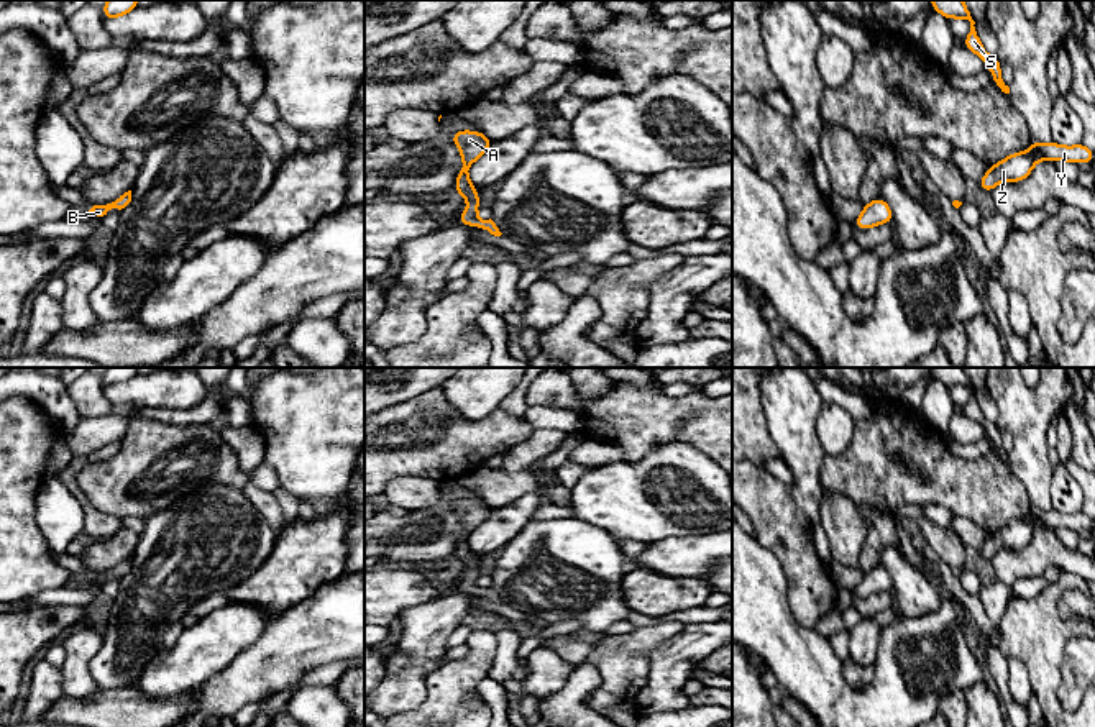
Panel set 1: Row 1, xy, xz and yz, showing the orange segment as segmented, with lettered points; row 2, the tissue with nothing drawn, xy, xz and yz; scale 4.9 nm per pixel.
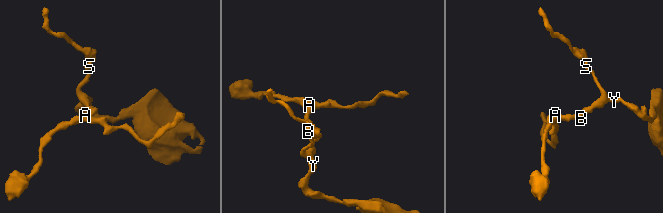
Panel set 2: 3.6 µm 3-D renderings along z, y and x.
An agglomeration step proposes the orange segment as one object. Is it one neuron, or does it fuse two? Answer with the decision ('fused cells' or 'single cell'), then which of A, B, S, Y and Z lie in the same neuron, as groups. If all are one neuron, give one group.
single cell | A B S Y Z

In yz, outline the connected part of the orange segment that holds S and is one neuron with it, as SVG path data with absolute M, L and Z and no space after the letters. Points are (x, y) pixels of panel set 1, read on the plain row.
M931 368L931 373L934 379L941 381L949 387L964 386L970 389L970 399L964 407L964 414L969 418L975 420L987 432L987 437L992 440L993 448L1001 456L1001 460L1010 461L1010 455L1001 446L1001 432L996 423L992 423L983 417L982 409L978 407L978 402L974 394L975 389L972 387L965 371L962 368Z

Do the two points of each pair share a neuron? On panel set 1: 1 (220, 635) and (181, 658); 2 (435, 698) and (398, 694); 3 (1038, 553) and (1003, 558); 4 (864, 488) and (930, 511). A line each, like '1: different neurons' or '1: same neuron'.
1: same neuron
2: different neurons
3: same neuron
4: different neurons

